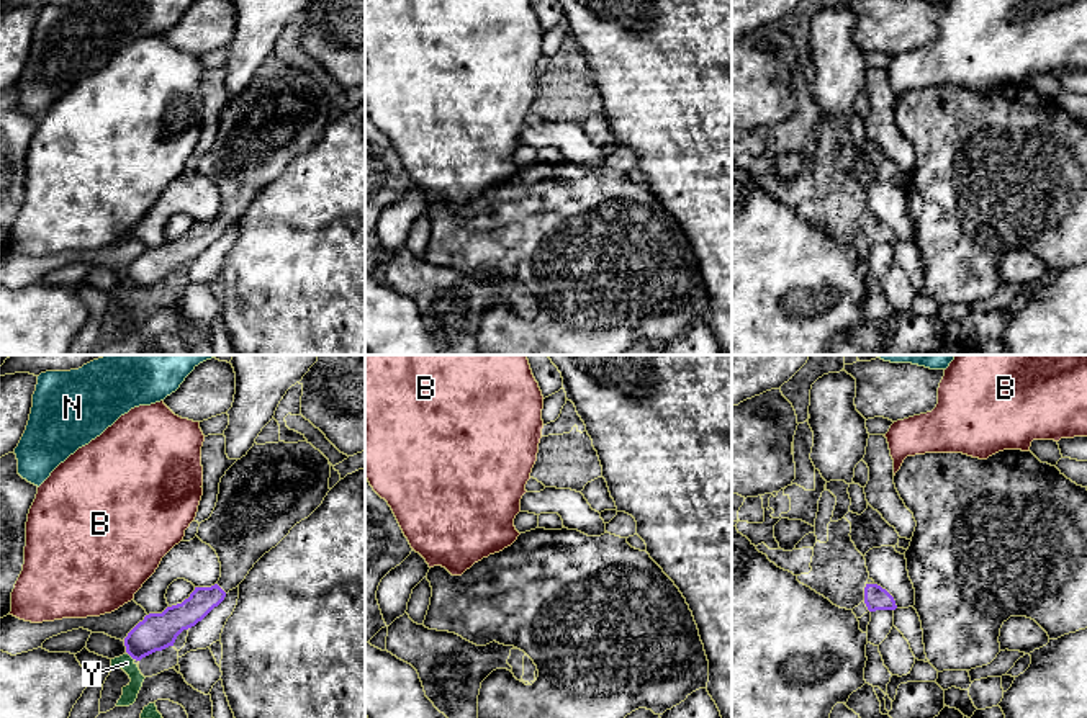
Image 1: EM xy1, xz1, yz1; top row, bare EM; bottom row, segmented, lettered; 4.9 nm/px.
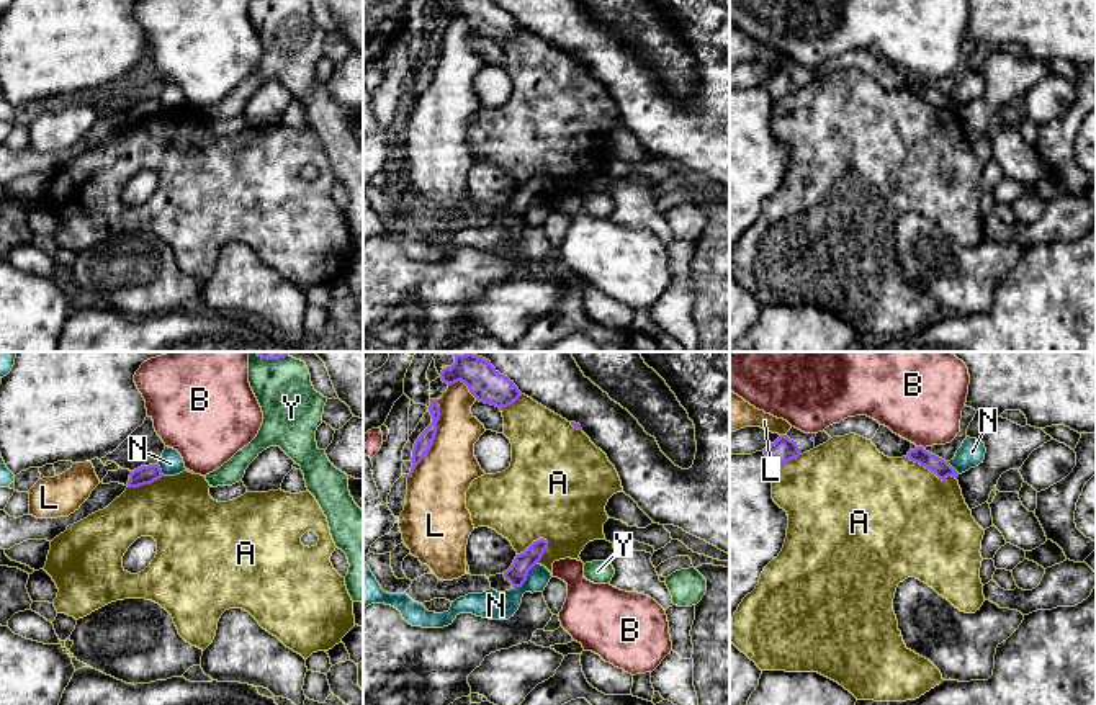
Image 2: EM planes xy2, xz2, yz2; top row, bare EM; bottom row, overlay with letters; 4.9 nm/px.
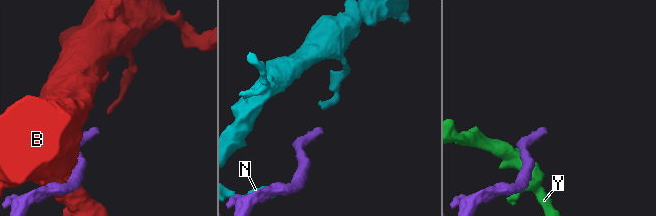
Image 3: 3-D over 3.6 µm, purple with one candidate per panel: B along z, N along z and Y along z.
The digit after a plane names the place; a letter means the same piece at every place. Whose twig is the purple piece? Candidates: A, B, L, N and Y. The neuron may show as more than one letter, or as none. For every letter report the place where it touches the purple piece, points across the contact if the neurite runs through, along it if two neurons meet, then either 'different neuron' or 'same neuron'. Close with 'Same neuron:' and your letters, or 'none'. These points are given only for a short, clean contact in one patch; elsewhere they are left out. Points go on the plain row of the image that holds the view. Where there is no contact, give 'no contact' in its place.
A: meets purple in xz2 at (534, 175); different neuron
B: meets purple in yz2 at (920, 80); different neuron
L: meets purple in xz2 at (434, 72); different neuron
N: meets purple in xz2 at (525, 211); border along xz2 (537, 195), (529, 205), (527, 213), (514, 223); different neuron
Y: meets purple in xy1 at (130, 288); different neuron
Same neuron: none

